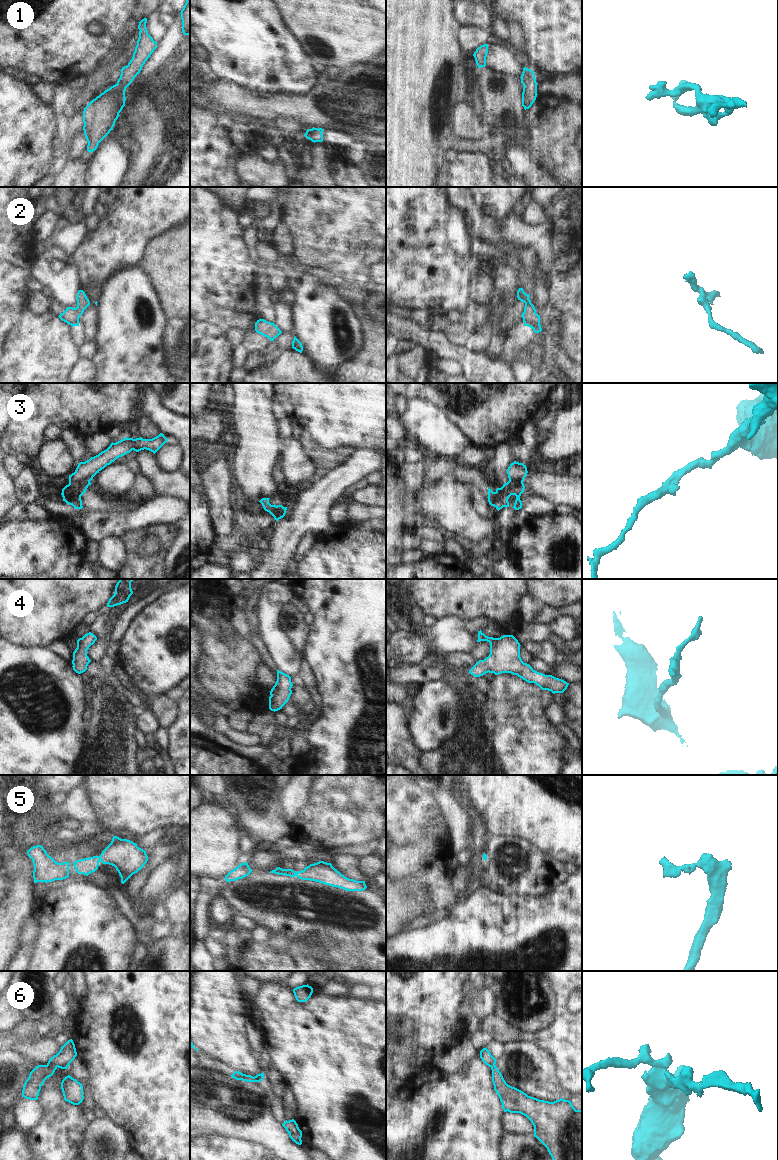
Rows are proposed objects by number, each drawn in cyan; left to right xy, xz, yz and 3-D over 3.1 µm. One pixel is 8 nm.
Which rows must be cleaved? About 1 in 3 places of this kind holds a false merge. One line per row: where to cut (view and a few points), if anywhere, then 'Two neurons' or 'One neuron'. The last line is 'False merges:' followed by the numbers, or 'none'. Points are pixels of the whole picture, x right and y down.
1: No split. One neuron
2: No split. One neuron
3: No split. One neuron
4: No split. One neuron
5: No split. One neuron
6: Split along xy (47, 1064), (53, 1064), (56, 1067). Two neurons
False merges: 6

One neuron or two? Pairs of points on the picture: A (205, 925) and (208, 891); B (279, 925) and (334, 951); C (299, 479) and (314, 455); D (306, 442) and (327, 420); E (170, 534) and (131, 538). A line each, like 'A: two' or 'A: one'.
A: one
B: one
C: two
D: two
E: one

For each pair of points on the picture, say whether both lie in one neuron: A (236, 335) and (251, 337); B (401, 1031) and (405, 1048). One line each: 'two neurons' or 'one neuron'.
A: two neurons
B: one neuron

